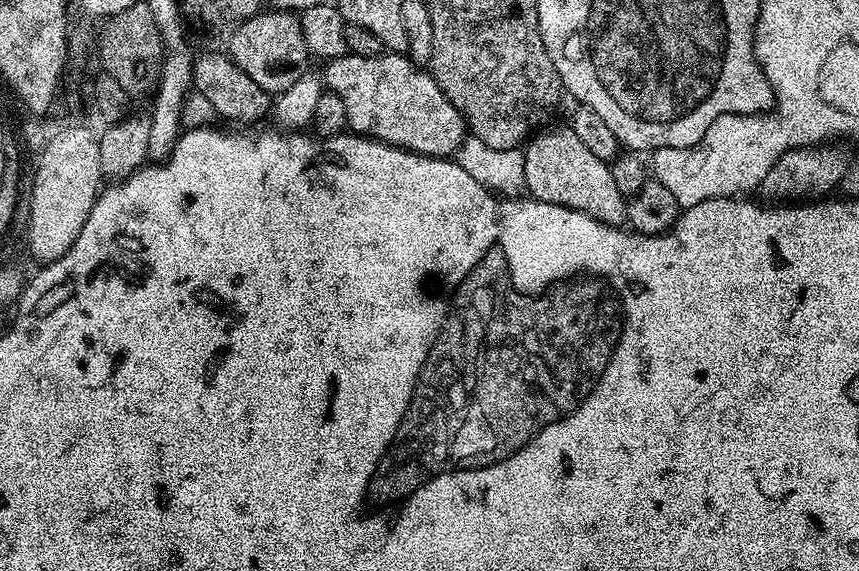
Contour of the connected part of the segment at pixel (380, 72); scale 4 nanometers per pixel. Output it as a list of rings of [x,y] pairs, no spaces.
[[[381,54],[379,56],[339,56],[323,65],[323,87],[342,100],[346,110],[347,127],[355,135],[370,136],[406,152],[433,158],[452,158],[457,155],[466,139],[464,116],[451,104],[438,86],[430,71],[413,63],[404,54]]]

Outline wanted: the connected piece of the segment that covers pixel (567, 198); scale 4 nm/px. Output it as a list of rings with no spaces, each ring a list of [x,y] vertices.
[[[571,126],[550,127],[537,131],[523,149],[527,195],[547,204],[576,210],[603,224],[623,225],[626,220],[626,198],[618,192],[609,161],[586,150],[586,145],[578,139],[578,134],[574,134]]]

